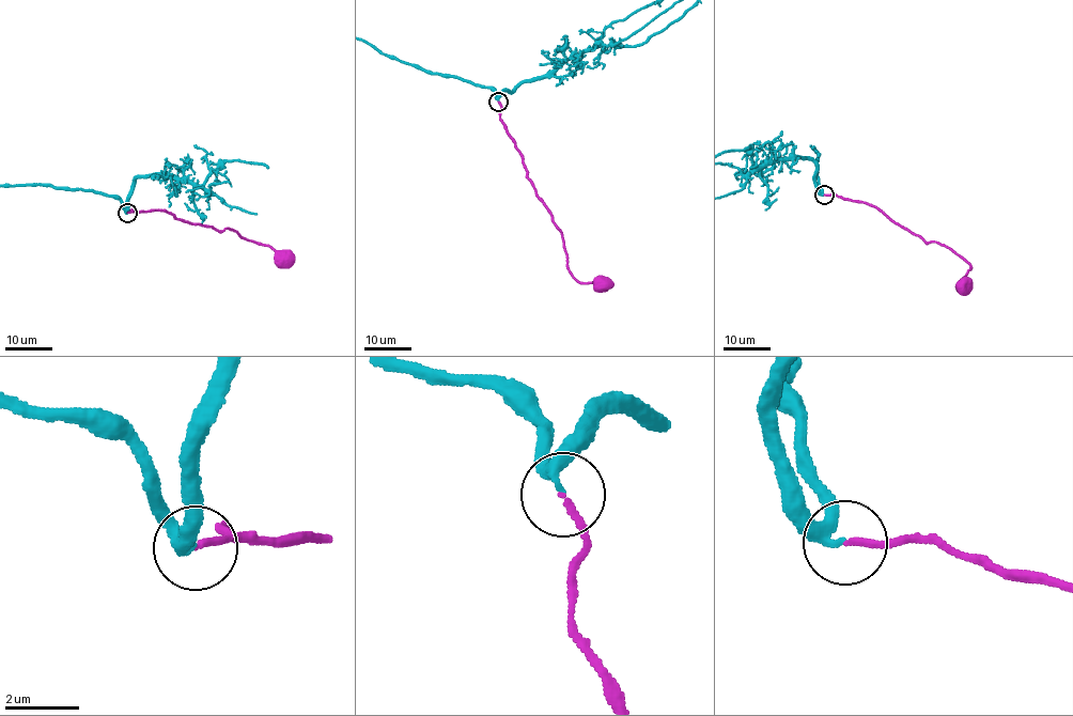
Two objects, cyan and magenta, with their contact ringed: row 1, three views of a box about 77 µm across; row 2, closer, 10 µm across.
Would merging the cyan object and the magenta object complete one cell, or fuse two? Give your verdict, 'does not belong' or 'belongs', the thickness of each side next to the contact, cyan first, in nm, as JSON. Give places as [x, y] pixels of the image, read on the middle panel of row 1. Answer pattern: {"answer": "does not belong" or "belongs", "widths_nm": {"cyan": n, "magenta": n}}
{"answer": "belongs", "widths_nm": {"cyan": 240, "magenta": 170}}

